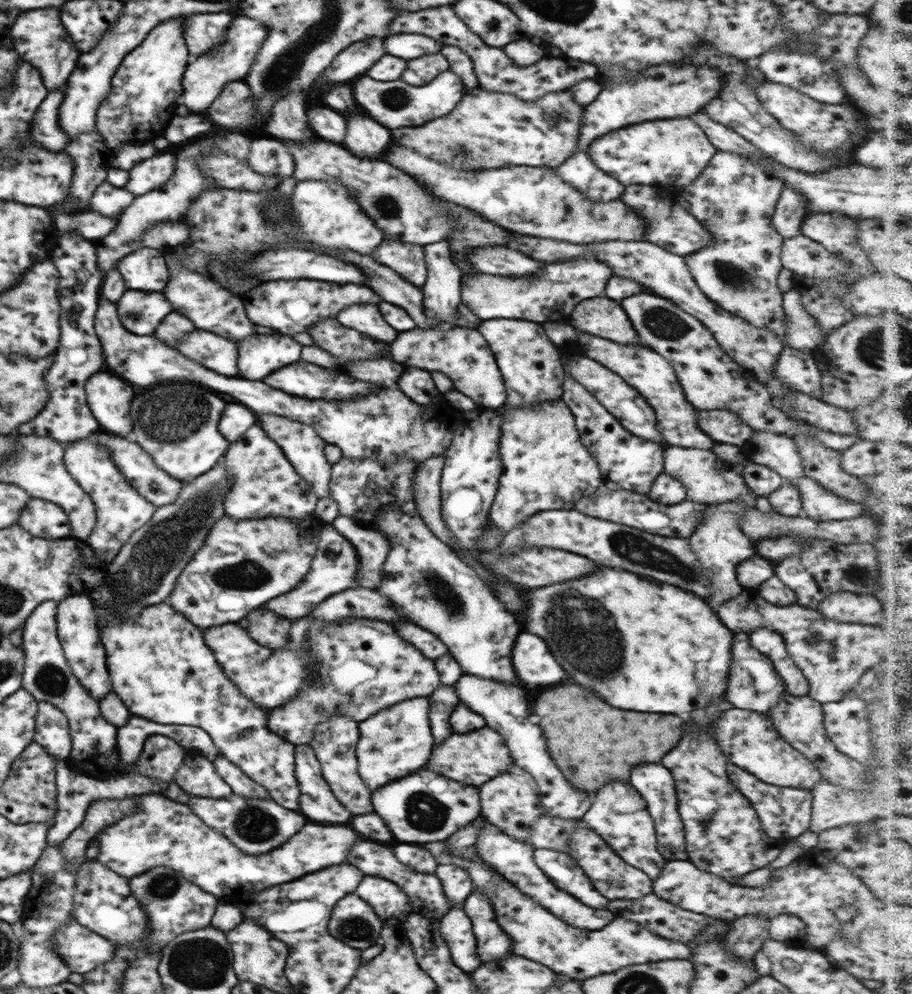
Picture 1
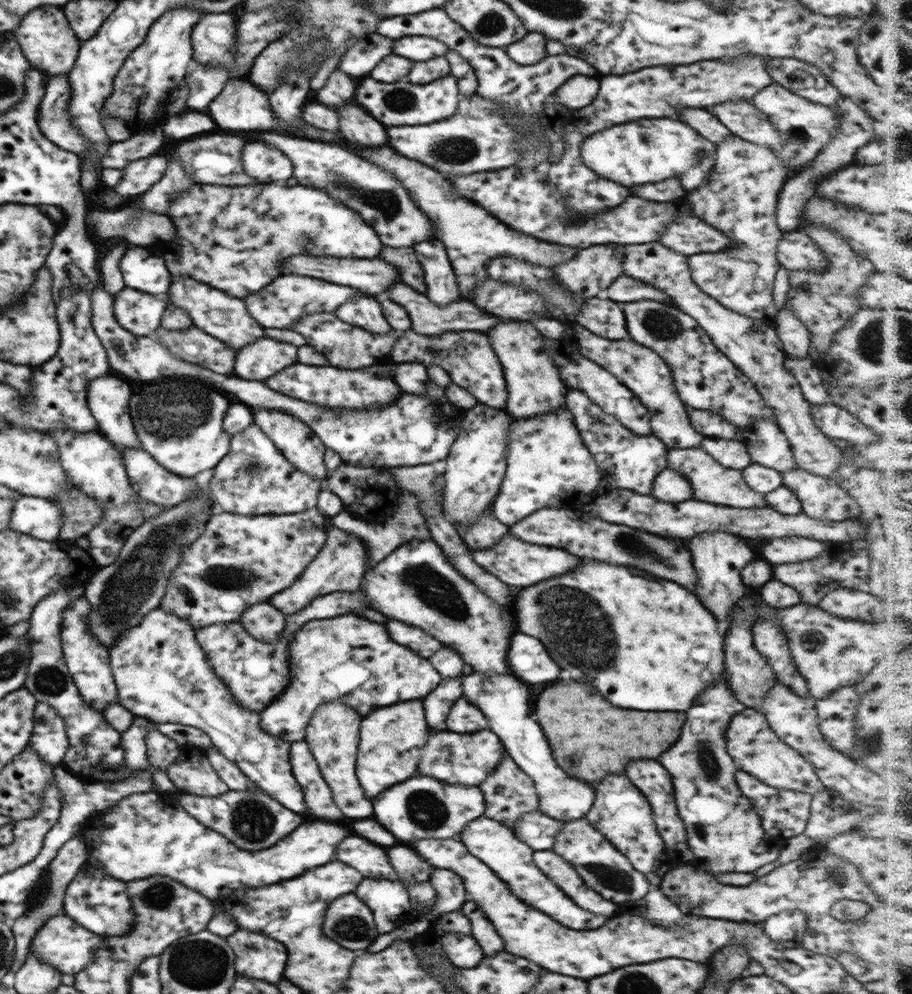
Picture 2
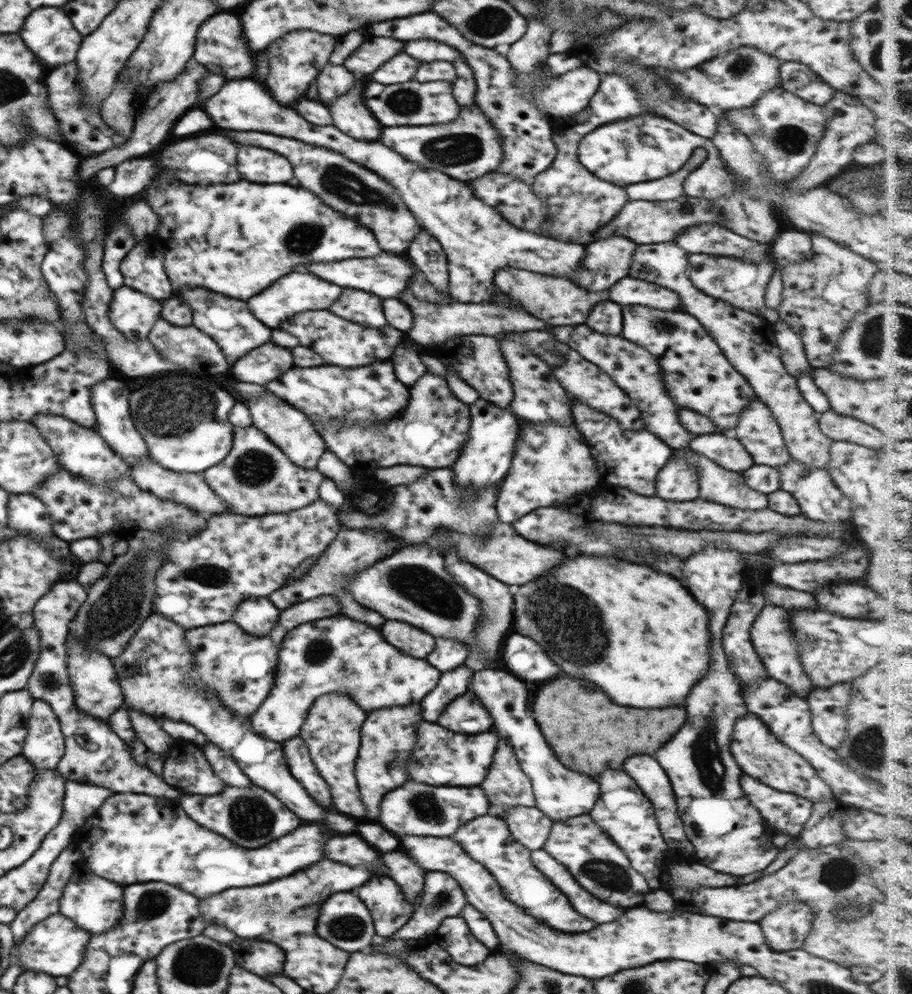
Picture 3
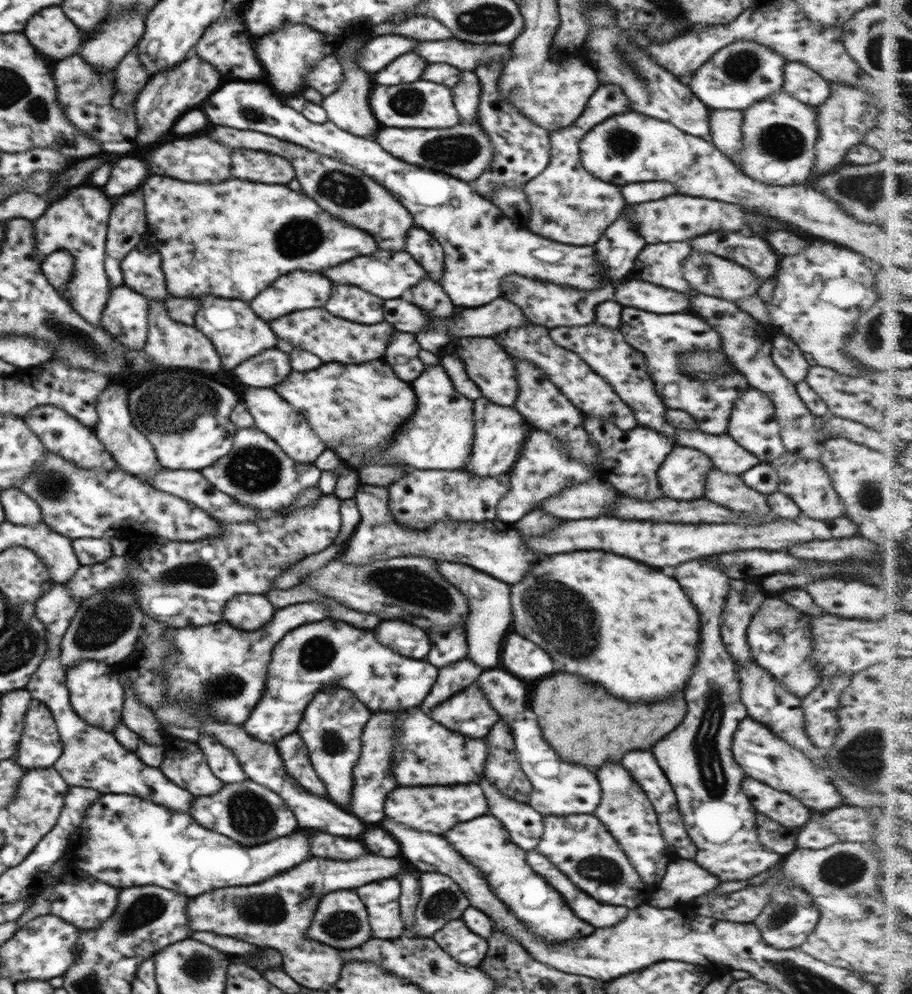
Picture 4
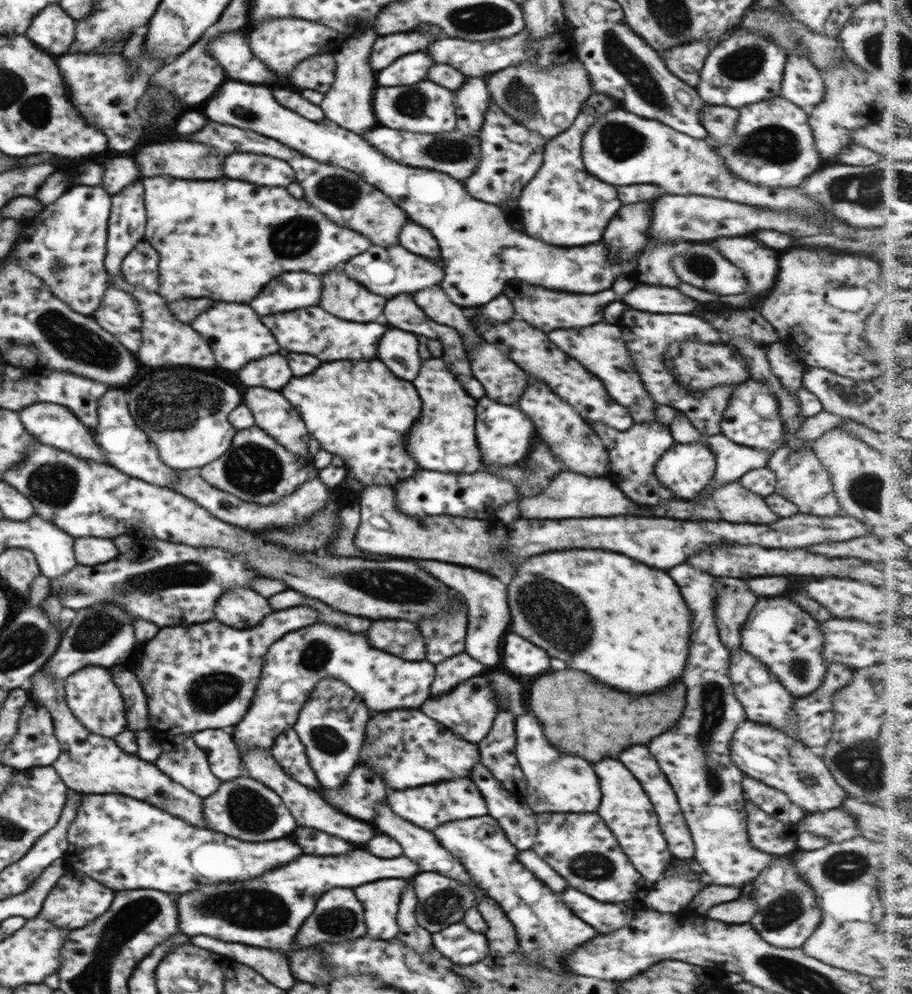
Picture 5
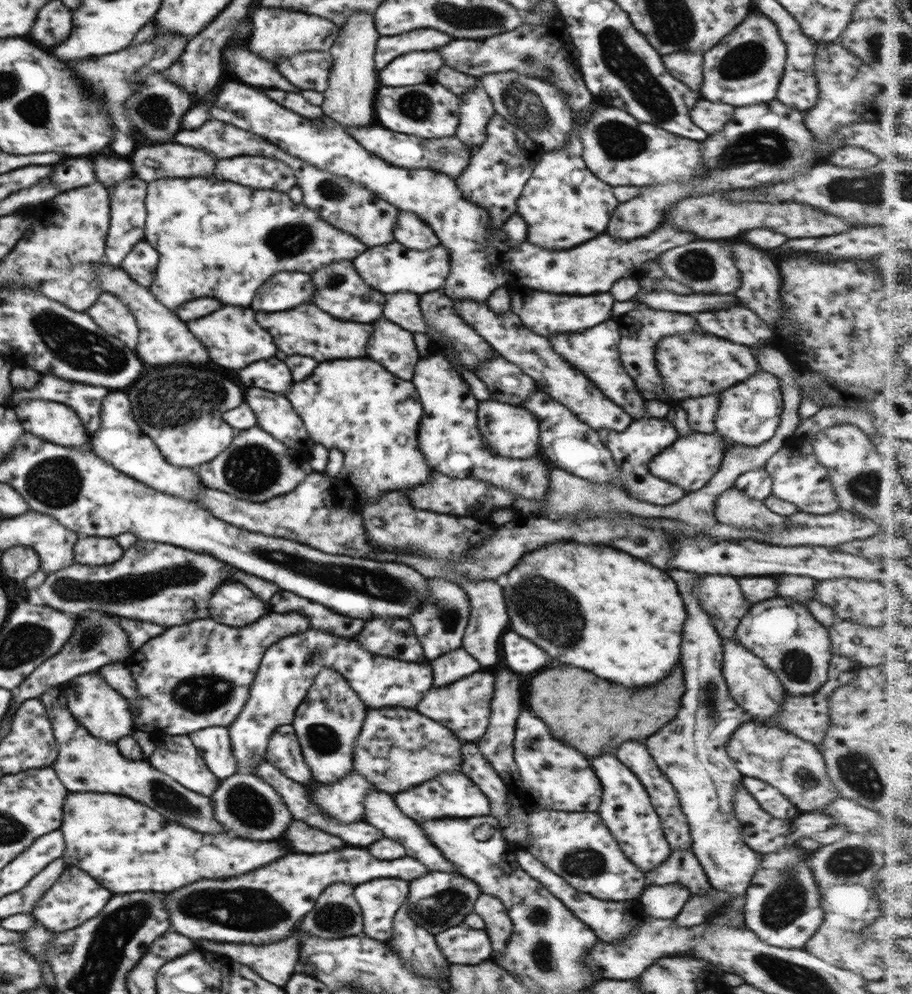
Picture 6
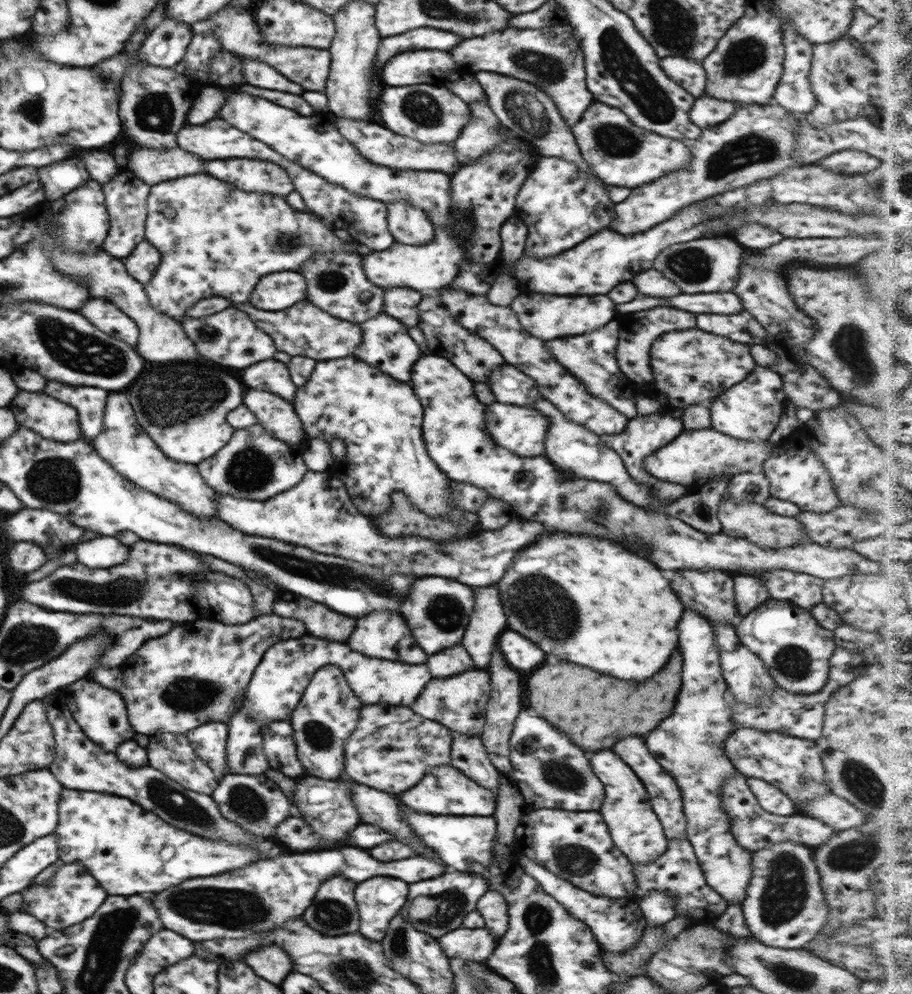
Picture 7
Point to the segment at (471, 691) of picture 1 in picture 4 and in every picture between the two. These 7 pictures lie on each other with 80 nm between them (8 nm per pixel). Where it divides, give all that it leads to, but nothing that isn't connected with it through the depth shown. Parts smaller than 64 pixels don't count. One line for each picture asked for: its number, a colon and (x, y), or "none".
2: (505, 702)
3: (559, 793)
4: (559, 788)

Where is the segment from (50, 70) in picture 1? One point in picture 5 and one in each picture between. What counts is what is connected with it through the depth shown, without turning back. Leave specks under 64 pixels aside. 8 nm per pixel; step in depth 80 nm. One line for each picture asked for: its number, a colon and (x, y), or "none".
2: (45, 36)
3: (49, 34)
4: (54, 35)
5: (53, 29)

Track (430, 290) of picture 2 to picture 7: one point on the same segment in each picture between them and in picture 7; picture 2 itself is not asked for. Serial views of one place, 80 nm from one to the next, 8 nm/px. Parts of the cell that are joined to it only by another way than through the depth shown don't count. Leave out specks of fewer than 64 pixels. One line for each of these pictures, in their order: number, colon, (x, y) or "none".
3: (426, 253)
4: (419, 243)
5: (413, 237)
6: (412, 232)
7: (409, 225)

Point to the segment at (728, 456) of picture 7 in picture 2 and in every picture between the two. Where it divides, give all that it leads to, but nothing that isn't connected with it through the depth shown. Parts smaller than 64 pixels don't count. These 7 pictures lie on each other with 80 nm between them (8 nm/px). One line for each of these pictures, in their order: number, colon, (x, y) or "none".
2: (670, 485)
3: (678, 480)
4: (683, 474)
5: (686, 469)
6: (690, 462)

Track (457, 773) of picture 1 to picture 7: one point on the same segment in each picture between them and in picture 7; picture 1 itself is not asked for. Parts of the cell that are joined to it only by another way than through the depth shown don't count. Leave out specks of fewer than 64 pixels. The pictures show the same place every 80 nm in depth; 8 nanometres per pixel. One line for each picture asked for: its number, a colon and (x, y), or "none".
2: (467, 759)
3: (441, 757)
4: (428, 754)
5: (405, 732)
6: (395, 751)
7: (391, 749)

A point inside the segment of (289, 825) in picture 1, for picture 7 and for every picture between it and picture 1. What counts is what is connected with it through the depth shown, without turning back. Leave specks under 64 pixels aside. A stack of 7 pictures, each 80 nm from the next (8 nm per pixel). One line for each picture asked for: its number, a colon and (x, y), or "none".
2: (252, 820)
3: (251, 817)
4: (247, 812)
5: (243, 808)
6: (246, 806)
7: (254, 802)

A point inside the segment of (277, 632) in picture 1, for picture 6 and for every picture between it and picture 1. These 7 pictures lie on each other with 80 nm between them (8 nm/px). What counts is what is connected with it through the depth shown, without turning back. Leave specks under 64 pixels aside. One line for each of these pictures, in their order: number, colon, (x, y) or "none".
2: (265, 623)
3: (257, 615)
4: (248, 612)
5: (242, 608)
6: (232, 604)

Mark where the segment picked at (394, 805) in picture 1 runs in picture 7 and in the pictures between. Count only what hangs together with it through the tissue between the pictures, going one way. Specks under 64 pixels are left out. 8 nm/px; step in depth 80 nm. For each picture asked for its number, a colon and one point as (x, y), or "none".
2: (421, 807)
3: (415, 808)
4: (435, 809)
5: (429, 806)
6: (449, 795)
7: (444, 789)

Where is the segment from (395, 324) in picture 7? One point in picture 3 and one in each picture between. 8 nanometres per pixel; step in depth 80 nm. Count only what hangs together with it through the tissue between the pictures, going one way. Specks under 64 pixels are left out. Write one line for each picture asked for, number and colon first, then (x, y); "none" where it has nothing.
3: (408, 365)
4: (403, 350)
5: (398, 350)
6: (391, 345)

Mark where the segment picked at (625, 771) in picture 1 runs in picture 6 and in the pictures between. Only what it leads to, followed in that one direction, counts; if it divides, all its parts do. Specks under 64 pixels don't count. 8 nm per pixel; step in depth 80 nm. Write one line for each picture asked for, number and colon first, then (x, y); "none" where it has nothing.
2: (571, 715)
3: (581, 722)
4: (579, 718)
5: (580, 715)
6: (618, 710)

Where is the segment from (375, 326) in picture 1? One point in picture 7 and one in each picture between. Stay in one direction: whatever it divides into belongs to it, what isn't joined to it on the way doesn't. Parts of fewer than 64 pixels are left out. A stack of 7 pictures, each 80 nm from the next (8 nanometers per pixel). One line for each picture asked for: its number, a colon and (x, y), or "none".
2: (362, 311)
3: (358, 306)
4: (352, 303)
5: (343, 296)
6: (339, 290)
7: (336, 281)

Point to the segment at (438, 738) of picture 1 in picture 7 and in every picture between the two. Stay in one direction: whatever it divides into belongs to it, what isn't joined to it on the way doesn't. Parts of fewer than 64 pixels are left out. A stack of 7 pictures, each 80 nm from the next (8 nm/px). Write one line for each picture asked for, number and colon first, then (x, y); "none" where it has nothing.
2: (437, 704)
3: (451, 684)
4: (453, 678)
5: (451, 672)
6: (457, 663)
7: (450, 661)

